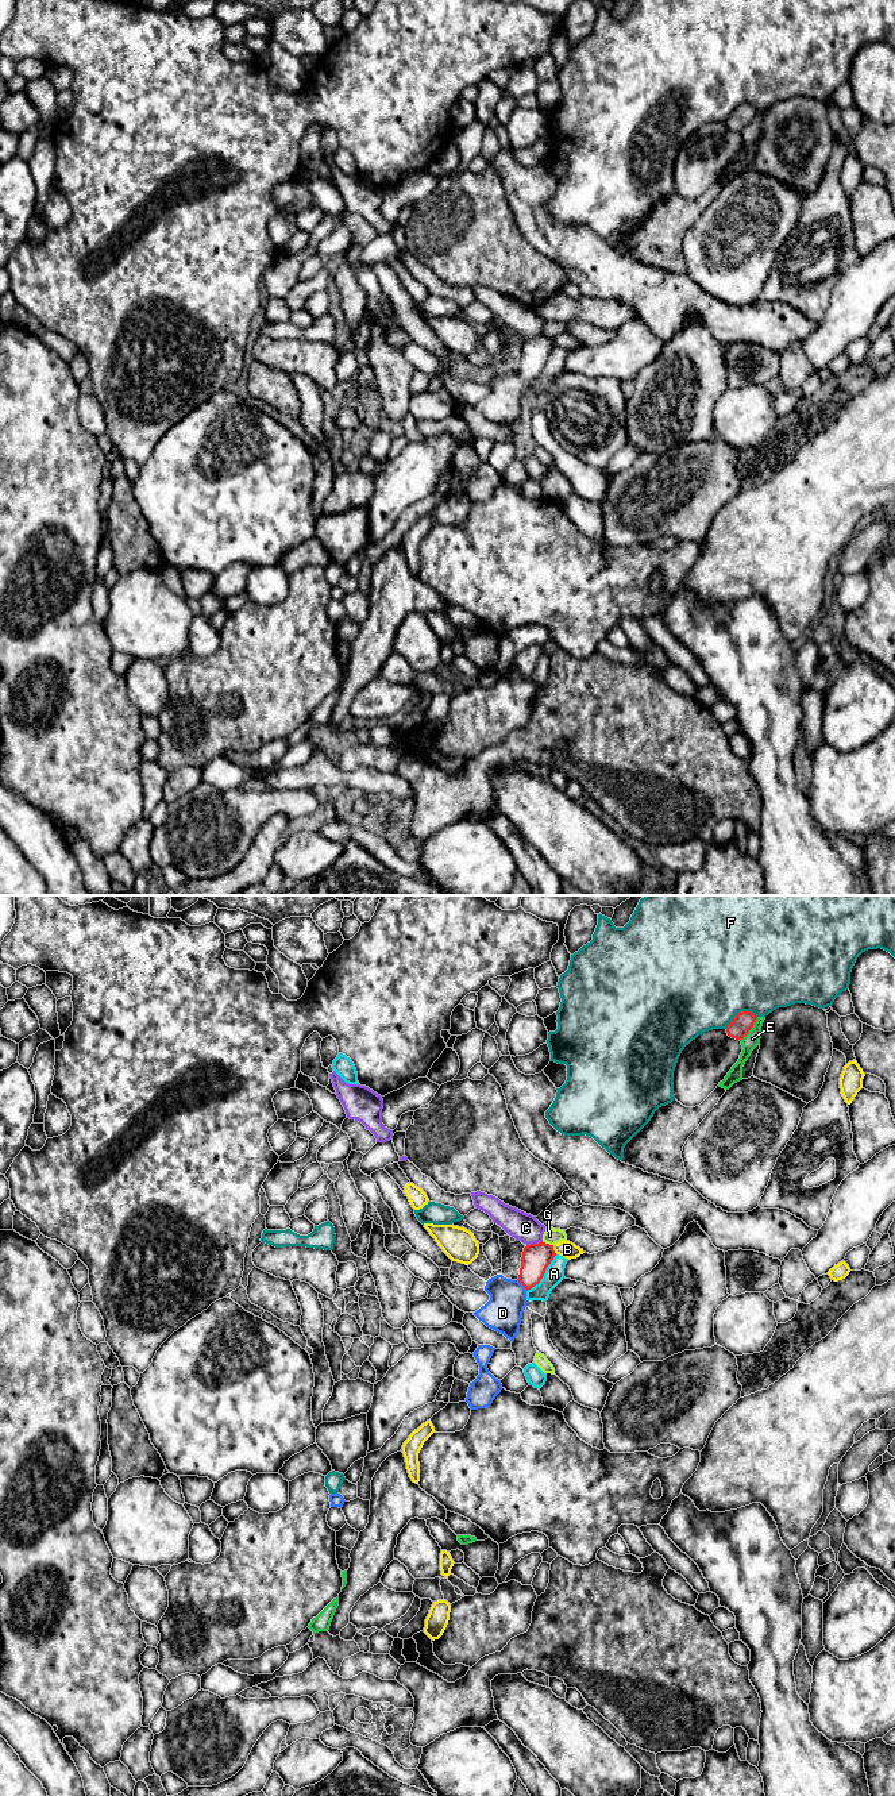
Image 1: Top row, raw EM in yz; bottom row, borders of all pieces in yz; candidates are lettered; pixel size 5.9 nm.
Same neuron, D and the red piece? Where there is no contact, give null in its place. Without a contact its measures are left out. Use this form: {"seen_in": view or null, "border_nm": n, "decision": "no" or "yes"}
{"seen_in": "yz", "border_nm": 90, "decision": "yes"}

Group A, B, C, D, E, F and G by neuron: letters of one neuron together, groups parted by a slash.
A / B / C / D / E / F / G

